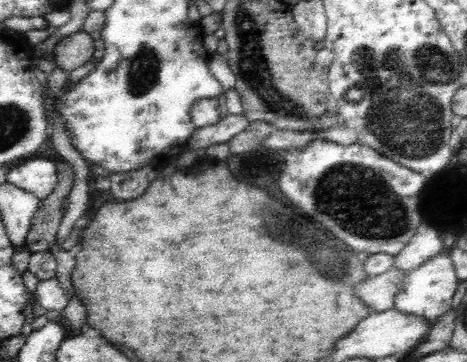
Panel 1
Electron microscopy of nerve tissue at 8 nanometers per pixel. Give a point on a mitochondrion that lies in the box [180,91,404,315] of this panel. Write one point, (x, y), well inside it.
(334, 266)

